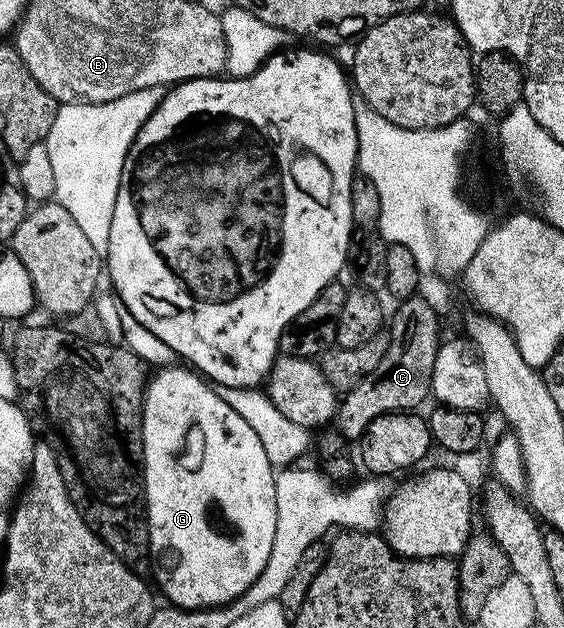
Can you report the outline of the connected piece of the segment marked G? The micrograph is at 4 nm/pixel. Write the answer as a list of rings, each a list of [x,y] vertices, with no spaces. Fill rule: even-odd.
[[[161,367],[152,374],[151,380],[145,386],[145,410],[141,413],[141,446],[143,447],[143,480],[145,483],[145,503],[149,519],[148,552],[155,564],[152,566],[152,576],[157,576],[156,588],[168,604],[178,609],[218,609],[221,605],[229,605],[267,567],[267,559],[271,559],[271,543],[275,543],[275,468],[267,459],[267,451],[259,441],[259,436],[252,430],[251,423],[247,423],[239,412],[226,403],[220,392],[206,378],[189,367]]]

